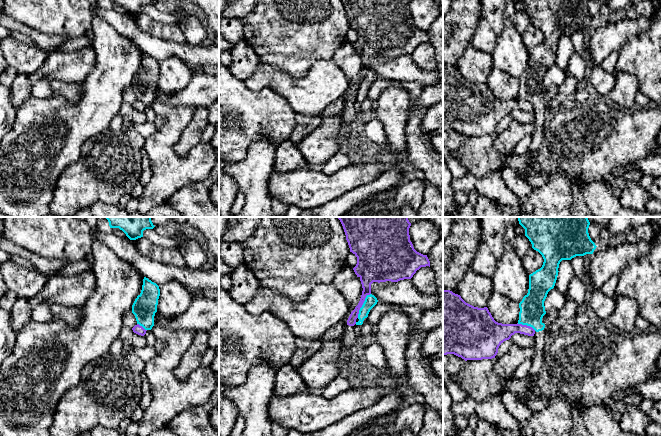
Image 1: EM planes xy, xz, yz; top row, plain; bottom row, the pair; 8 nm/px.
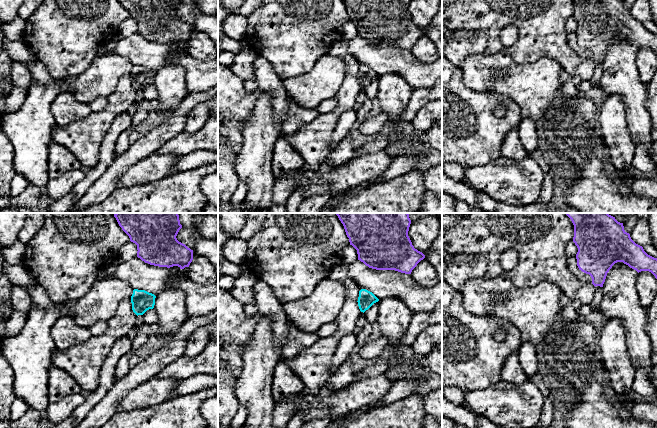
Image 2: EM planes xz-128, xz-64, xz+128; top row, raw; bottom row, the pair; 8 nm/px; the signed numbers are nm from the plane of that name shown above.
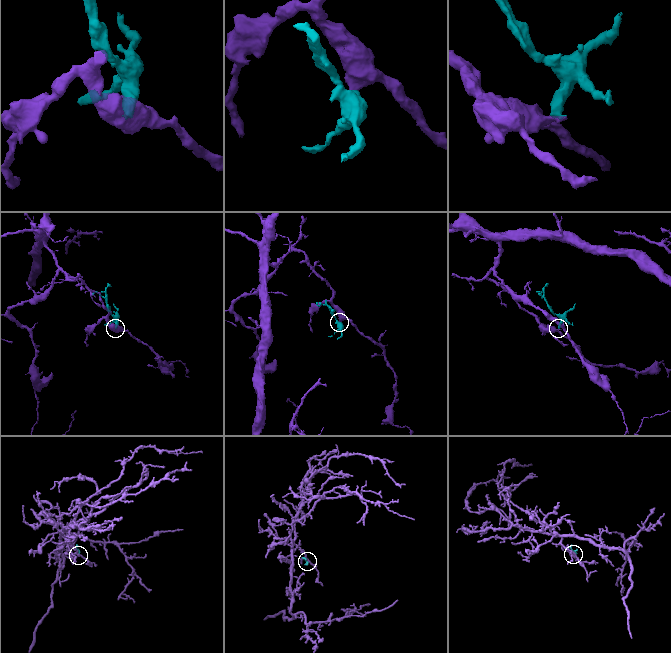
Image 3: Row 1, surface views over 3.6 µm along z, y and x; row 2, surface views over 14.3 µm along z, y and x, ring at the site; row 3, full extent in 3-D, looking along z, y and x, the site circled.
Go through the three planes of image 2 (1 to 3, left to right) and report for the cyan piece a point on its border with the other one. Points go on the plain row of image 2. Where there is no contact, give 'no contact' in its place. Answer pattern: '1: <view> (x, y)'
1: no contact
2: no contact
3: no contact

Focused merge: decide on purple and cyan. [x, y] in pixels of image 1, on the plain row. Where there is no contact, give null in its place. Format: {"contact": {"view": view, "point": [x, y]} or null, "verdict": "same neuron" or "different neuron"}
{"contact": {"view": "xz", "point": [362, 80]}, "verdict": "different neuron"}

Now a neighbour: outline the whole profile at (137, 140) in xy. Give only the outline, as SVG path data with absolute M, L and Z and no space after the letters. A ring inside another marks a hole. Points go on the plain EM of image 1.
M129 129L126 134L128 135L129 140L134 148L141 151L145 147L145 138L137 133L134 129Z

